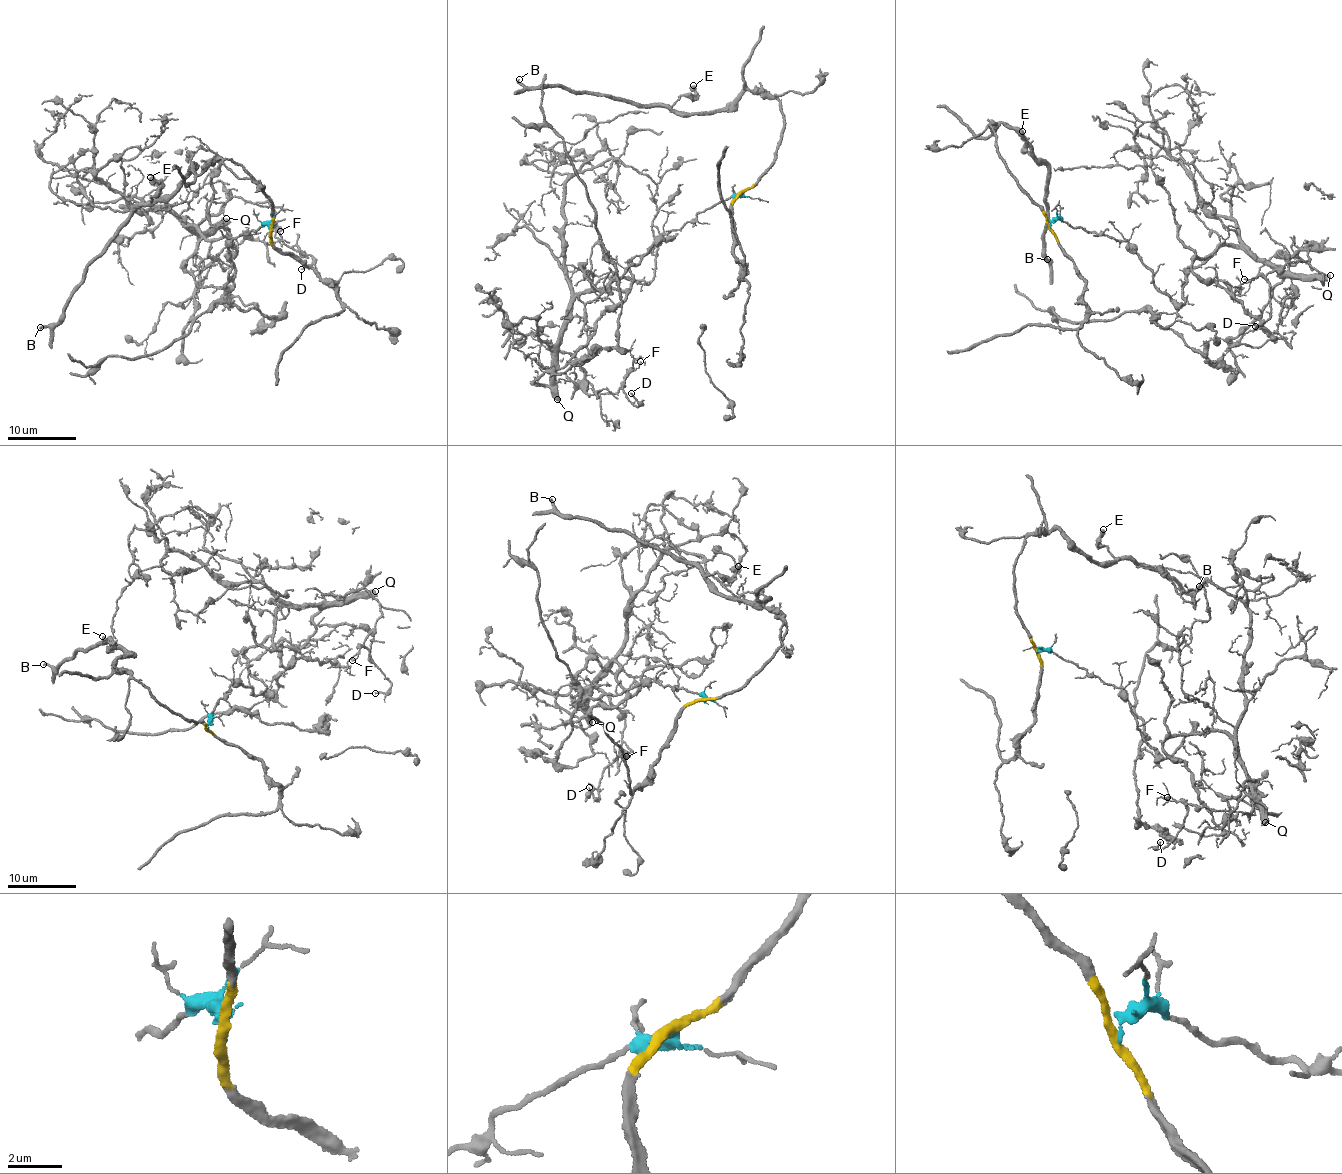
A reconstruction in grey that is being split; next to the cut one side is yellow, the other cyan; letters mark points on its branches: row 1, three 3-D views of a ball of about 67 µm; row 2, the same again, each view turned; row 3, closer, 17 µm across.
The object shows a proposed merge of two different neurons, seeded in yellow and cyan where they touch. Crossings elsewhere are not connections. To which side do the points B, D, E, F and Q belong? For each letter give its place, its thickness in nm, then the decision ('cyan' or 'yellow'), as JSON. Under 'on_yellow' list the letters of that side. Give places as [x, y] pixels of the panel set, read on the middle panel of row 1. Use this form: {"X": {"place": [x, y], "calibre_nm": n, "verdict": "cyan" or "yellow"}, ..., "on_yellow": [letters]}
{"B": {"place": [519, 79], "calibre_nm": 260, "verdict": "yellow"}, "D": {"place": [631, 393], "calibre_nm": 140, "verdict": "cyan"}, "E": {"place": [693, 85], "calibre_nm": 360, "verdict": "yellow"}, "F": {"place": [640, 361], "calibre_nm": 150, "verdict": "cyan"}, "Q": {"place": [557, 399], "calibre_nm": 480, "verdict": "cyan"}, "on_yellow": ["B", "E"]}

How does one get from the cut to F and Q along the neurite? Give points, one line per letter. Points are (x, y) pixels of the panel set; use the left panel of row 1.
F: (271, 231), (230, 238), (224, 287), (186, 269), (201, 240), (185, 227), (232, 198), (270, 204), (280, 231)
Q: (271, 231), (230, 238), (224, 287), (197, 284), (186, 266), (201, 240), (185, 227), (204, 233), (227, 218)

